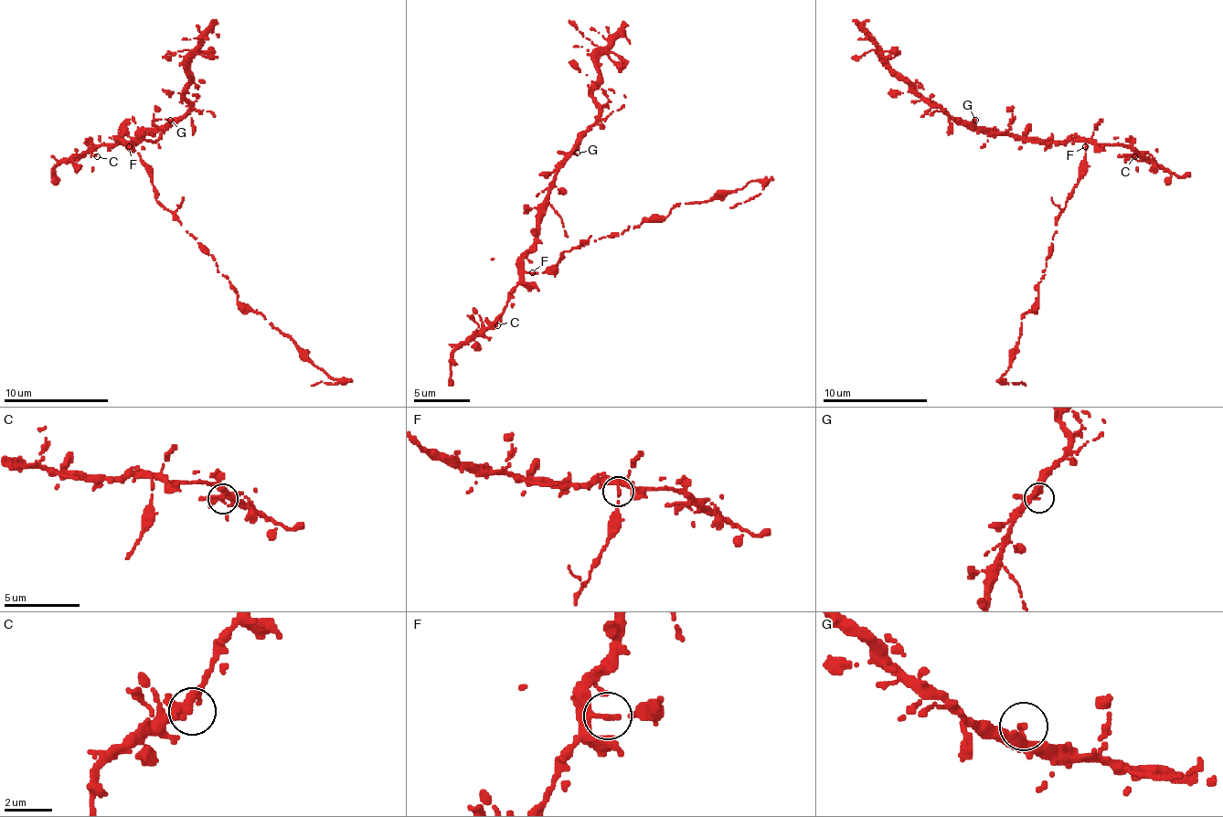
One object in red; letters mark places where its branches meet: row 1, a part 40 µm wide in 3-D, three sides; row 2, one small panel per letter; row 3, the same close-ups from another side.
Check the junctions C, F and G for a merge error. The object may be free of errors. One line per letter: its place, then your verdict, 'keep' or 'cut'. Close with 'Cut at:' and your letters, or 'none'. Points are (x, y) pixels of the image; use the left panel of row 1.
C: at (97, 156); keep
F: at (129, 146); cut
G: at (170, 120); keep
Cut at: F

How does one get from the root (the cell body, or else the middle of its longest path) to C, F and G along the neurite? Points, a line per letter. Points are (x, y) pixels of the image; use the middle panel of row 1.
C: (557, 266), (551, 266), (546, 271), (526, 271), (523, 280), (509, 294), (497, 325)
F: (557, 266), (551, 266), (546, 271), (531, 271)
G: (557, 266), (526, 271), (523, 255), (537, 240), (537, 206), (557, 167), (574, 150), (577, 153)

